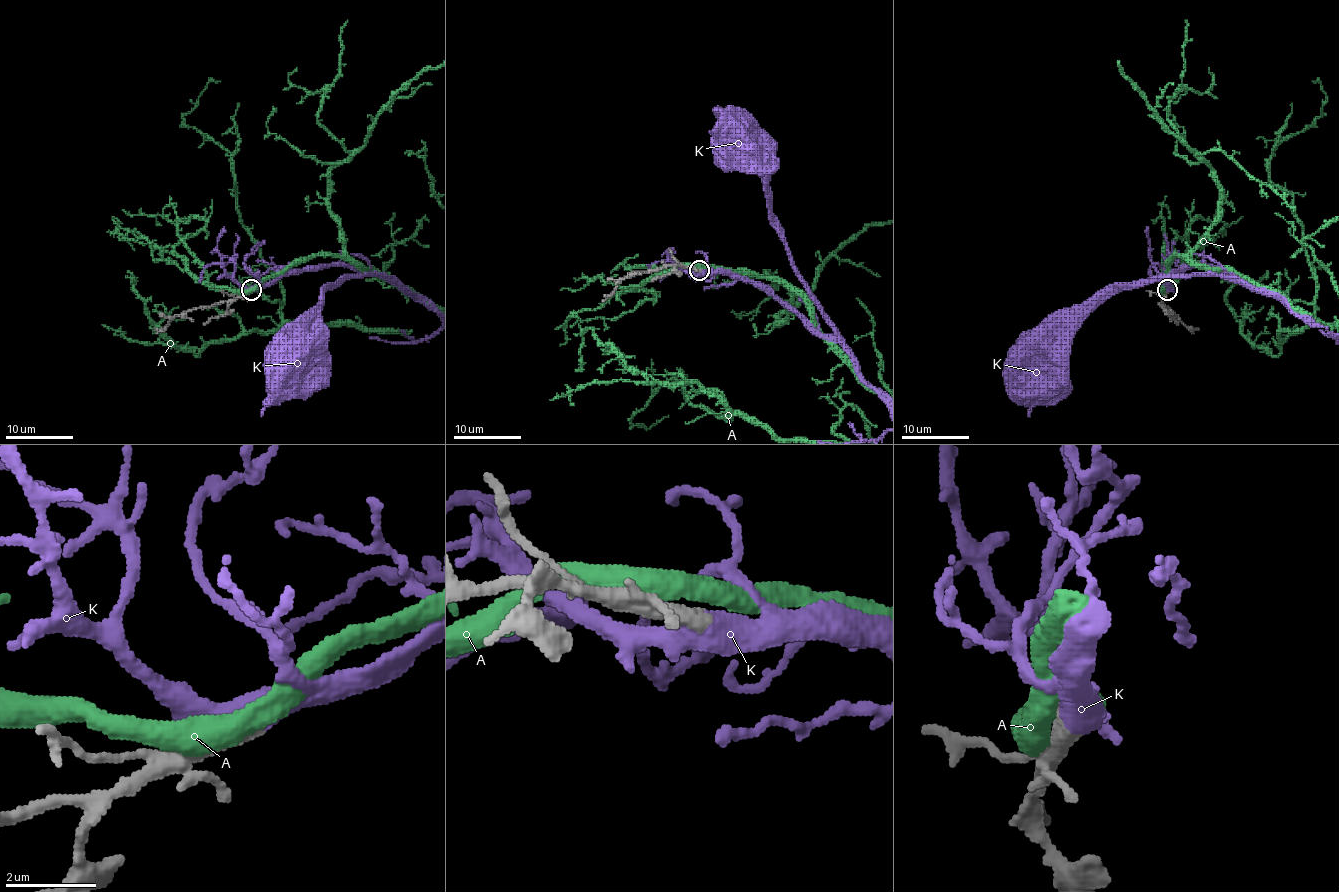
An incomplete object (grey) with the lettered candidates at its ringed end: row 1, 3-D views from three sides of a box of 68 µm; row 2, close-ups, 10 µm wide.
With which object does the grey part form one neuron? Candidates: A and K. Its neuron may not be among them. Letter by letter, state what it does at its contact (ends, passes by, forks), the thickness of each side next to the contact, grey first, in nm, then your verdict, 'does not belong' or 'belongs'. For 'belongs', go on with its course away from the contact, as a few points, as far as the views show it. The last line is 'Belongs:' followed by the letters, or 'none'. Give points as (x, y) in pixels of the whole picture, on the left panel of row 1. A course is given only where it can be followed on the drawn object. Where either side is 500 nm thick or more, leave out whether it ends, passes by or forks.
A: calibres 360 and 500 nm; does not belong
K: calibres 500 and 500 nm; belongs
Belongs: K

